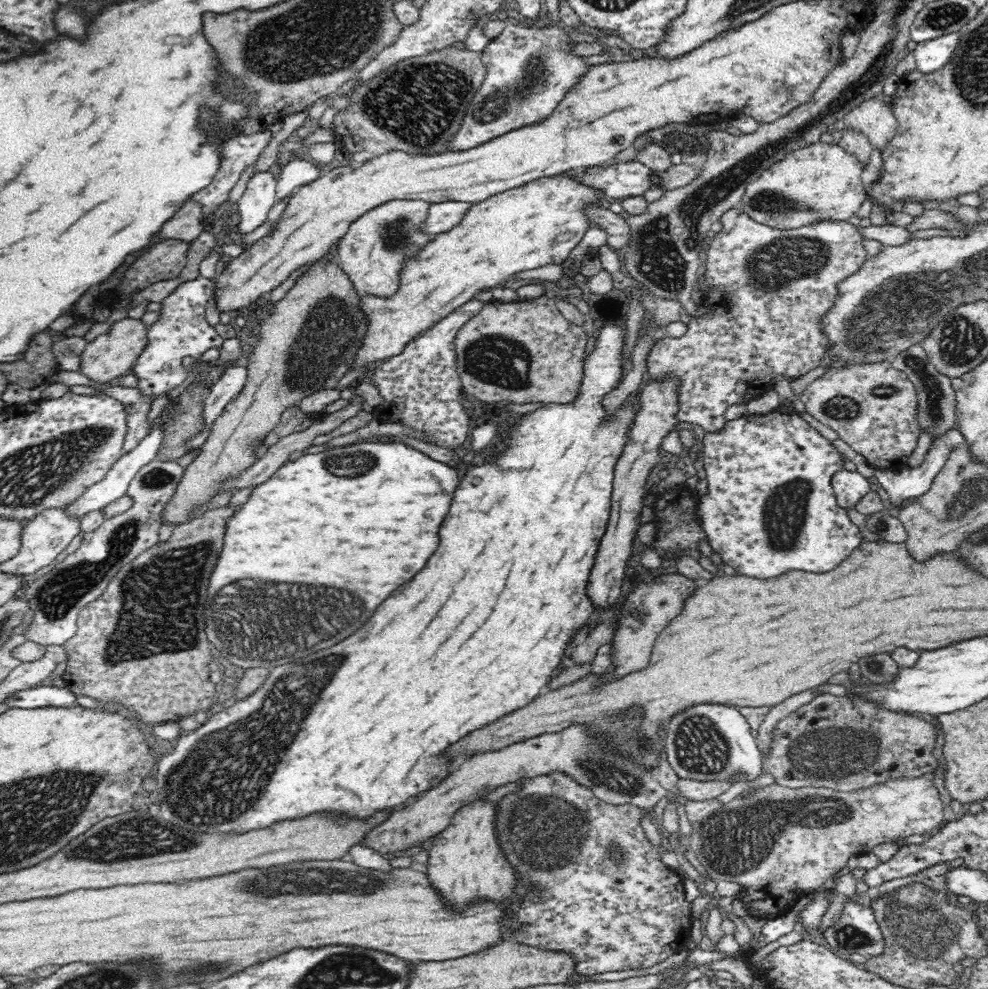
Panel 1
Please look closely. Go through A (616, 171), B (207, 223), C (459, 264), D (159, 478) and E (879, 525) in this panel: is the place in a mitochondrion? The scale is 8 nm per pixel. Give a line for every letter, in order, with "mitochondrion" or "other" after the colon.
A: other
B: other
C: other
D: mitochondrion
E: other

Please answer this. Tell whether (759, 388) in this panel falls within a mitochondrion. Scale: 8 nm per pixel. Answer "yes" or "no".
no

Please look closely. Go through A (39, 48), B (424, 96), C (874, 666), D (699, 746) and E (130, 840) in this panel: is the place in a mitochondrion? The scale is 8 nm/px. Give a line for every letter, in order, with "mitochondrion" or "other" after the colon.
A: other
B: mitochondrion
C: other
D: mitochondrion
E: mitochondrion

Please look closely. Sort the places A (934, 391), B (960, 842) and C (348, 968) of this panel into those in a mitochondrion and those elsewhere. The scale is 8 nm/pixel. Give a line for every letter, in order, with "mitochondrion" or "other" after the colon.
A: mitochondrion
B: other
C: mitochondrion

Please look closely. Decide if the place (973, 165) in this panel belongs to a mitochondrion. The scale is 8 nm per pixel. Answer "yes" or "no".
no

